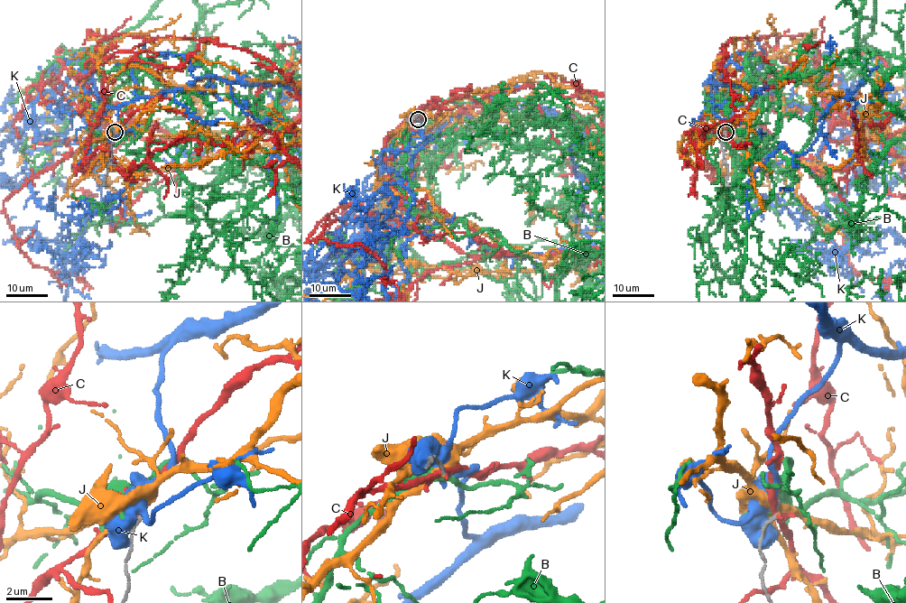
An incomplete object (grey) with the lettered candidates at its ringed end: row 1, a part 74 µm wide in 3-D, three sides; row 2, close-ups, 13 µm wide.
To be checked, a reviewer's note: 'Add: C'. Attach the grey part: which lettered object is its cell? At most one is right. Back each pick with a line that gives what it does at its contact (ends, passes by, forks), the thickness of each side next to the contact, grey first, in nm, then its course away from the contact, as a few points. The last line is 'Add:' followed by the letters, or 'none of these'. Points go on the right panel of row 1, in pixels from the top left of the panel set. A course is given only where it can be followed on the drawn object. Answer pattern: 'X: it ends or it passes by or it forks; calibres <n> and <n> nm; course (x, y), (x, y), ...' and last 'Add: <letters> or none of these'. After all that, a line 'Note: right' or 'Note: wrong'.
B: it passes by; calibres 150 and 360 nm
Add: B
Note: wrong

